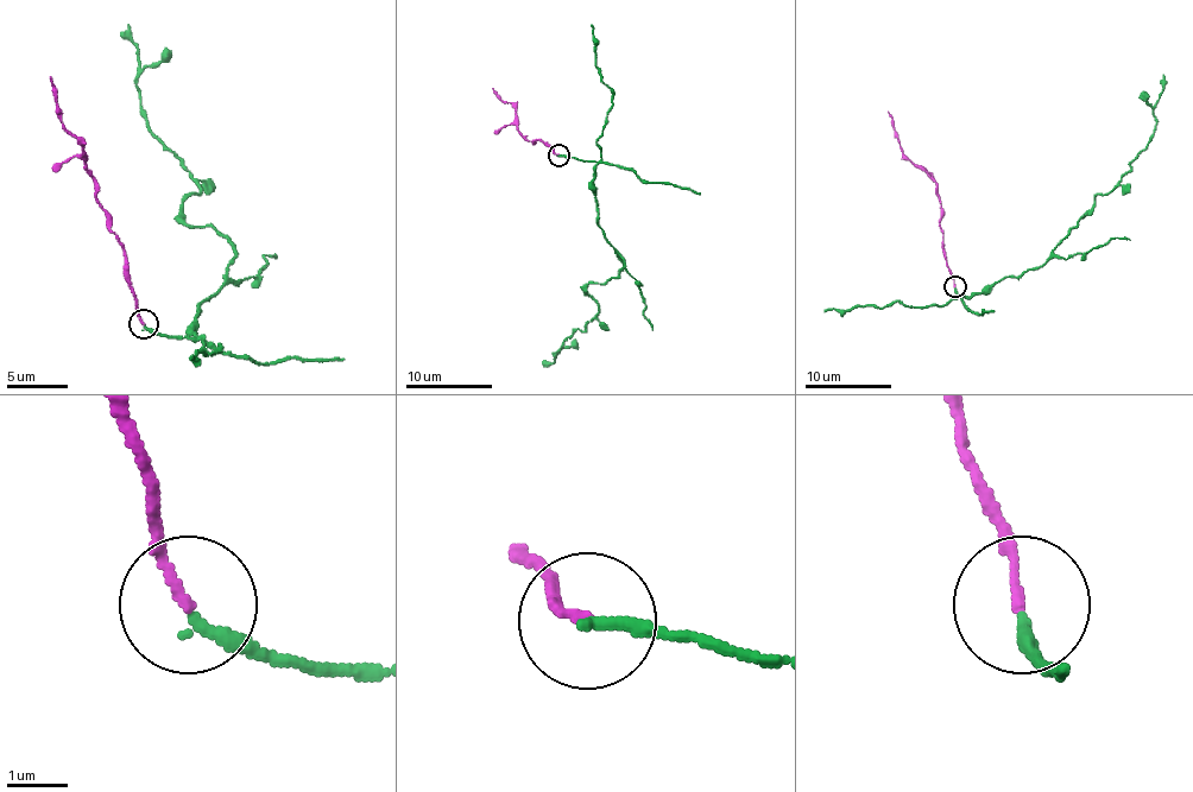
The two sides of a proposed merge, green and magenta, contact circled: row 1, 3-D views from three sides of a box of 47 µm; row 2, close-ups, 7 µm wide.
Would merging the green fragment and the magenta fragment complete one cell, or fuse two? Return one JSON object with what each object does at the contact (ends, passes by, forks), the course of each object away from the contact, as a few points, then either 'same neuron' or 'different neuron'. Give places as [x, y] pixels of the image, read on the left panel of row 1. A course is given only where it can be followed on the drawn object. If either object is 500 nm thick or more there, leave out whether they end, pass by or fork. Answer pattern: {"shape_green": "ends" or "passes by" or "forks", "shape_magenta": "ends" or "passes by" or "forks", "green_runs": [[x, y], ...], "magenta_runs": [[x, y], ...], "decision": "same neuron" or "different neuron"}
{"shape_green": "ends", "shape_magenta": "ends", "green_runs": [[144, 325], [196, 339], [199, 311], [223, 283], [235, 249], [181, 216], [199, 183], [147, 125], [128, 24]], "magenta_runs": [[144, 323], [128, 290], [126, 249], [101, 207], [95, 179], [86, 168], [83, 146], [62, 121], [49, 76]], "decision": "different neuron"}

